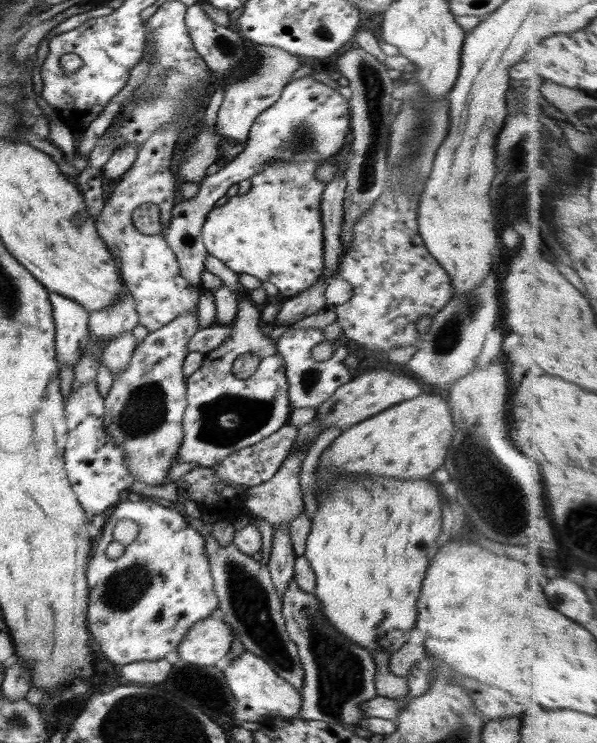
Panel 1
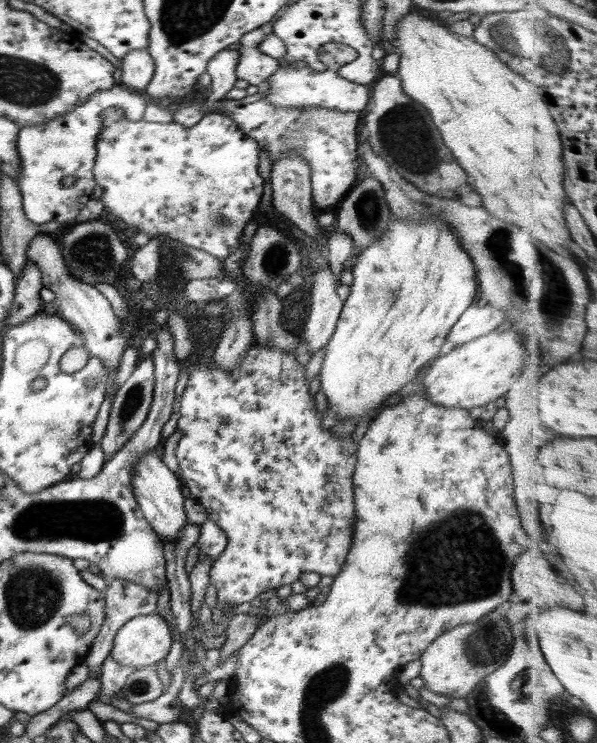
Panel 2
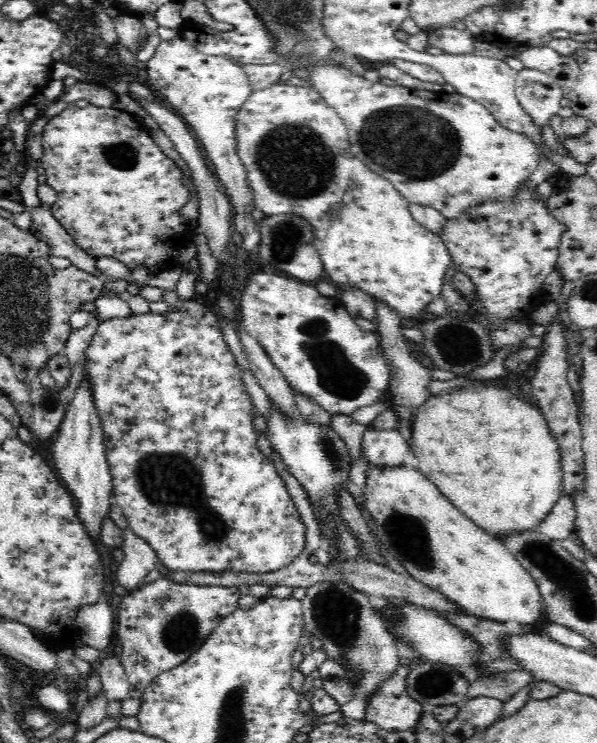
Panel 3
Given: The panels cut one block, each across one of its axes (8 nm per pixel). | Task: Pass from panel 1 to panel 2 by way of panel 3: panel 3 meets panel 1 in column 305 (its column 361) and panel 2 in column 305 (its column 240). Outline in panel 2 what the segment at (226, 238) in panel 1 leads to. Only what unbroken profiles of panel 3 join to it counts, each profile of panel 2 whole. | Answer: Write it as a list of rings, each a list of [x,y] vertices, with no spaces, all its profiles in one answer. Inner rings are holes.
[[[224,97],[222,112],[229,116],[239,130],[252,137],[261,150],[268,150],[270,158],[278,160],[283,152],[297,148],[303,159],[310,165],[311,193],[313,206],[318,212],[336,205],[349,193],[358,180],[358,130],[364,113],[343,113],[322,107],[274,107],[260,99],[242,105],[240,100]]]

